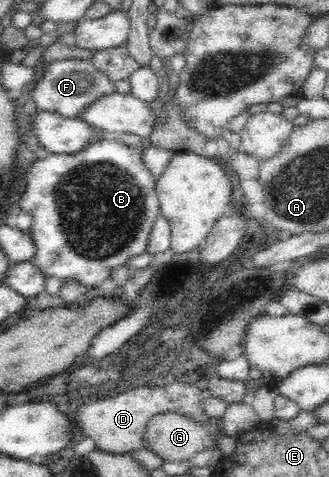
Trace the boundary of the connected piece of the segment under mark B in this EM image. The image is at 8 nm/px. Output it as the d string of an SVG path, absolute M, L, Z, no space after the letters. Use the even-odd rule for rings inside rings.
M106 135L94 138L86 147L73 154L52 153L46 159L33 162L25 169L24 183L26 190L19 200L19 207L22 212L26 212L32 216L32 224L28 229L28 235L32 237L34 243L34 257L29 261L34 264L45 276L56 277L61 281L74 279L81 282L85 287L98 287L106 278L109 278L111 269L115 266L126 265L127 261L135 255L142 256L145 254L146 242L150 236L150 232L154 226L154 222L160 215L159 201L155 192L155 179L152 178L150 171L140 161L138 148L131 148L124 144L117 136Z

